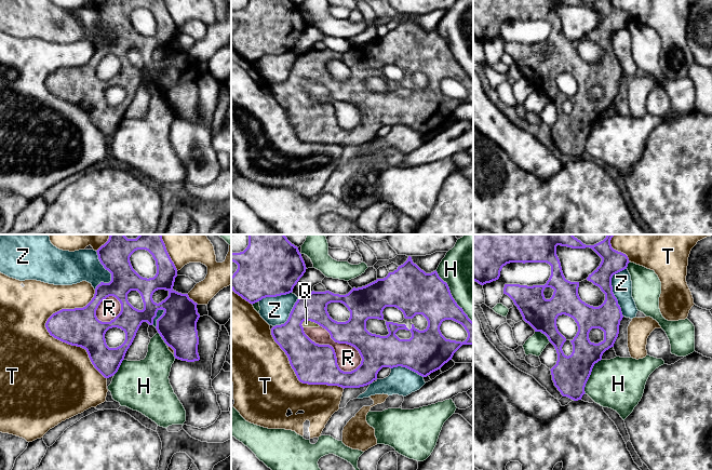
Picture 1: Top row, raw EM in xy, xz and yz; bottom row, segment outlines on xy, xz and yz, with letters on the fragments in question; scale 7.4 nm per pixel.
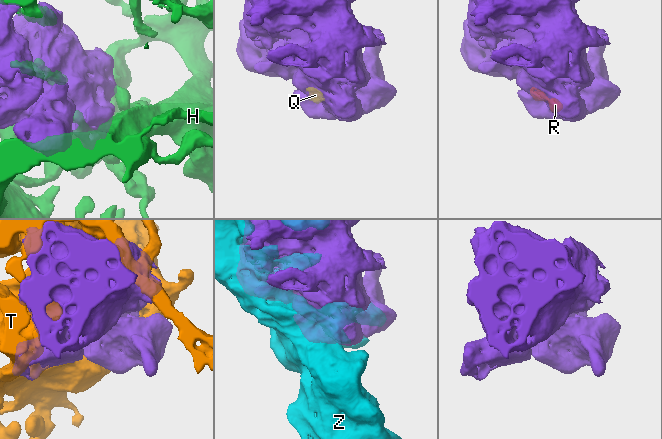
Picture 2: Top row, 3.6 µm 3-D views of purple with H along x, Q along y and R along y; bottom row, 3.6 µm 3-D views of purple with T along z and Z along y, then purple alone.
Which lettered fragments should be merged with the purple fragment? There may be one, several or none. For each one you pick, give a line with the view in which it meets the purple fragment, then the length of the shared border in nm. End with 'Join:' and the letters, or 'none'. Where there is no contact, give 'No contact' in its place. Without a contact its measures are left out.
Join: none

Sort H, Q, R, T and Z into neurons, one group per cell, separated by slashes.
H / Q R T / Z

